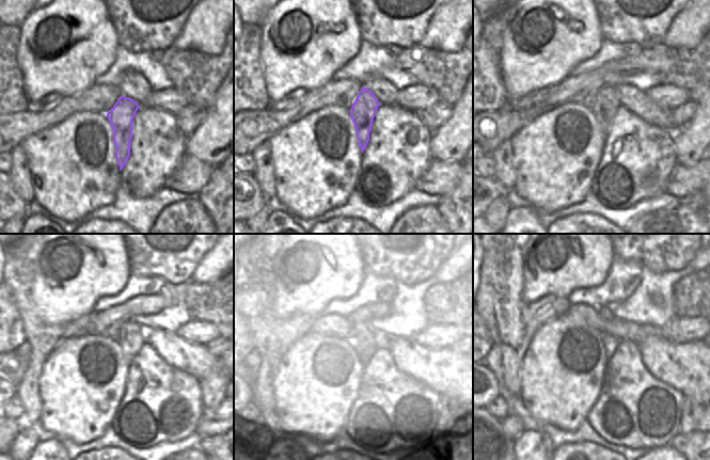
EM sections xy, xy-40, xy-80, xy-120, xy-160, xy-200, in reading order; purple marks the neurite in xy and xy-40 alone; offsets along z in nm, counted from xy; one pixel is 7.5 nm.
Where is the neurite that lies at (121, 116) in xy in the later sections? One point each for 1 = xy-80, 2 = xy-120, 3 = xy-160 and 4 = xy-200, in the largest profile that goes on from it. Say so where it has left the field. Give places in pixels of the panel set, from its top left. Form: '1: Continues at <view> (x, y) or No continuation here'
1: Continues at xy-80 (605, 104)
2: Continues at xy-120 (130, 339)
3: Continues at xy-160 (372, 335)
4: Continues at xy-200 (595, 317)

